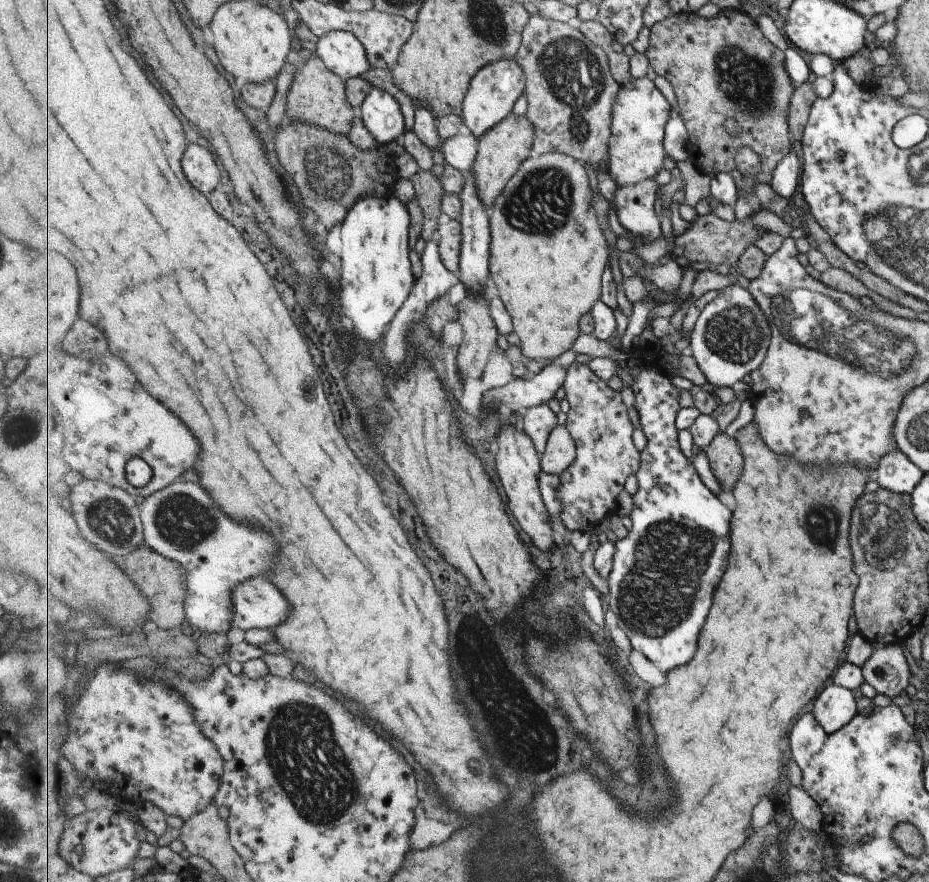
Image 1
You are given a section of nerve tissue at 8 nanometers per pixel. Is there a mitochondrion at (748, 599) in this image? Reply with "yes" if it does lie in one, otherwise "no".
no

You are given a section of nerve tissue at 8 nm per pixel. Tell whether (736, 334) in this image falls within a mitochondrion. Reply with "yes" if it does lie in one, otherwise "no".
yes

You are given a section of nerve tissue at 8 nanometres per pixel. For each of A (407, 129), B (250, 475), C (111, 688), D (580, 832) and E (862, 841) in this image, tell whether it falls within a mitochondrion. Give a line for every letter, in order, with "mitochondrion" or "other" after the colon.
A: other
B: other
C: mitochondrion
D: other
E: other

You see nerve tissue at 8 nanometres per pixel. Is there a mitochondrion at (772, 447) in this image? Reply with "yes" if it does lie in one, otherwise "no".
no

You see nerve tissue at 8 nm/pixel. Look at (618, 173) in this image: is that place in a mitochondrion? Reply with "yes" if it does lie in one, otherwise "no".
no

